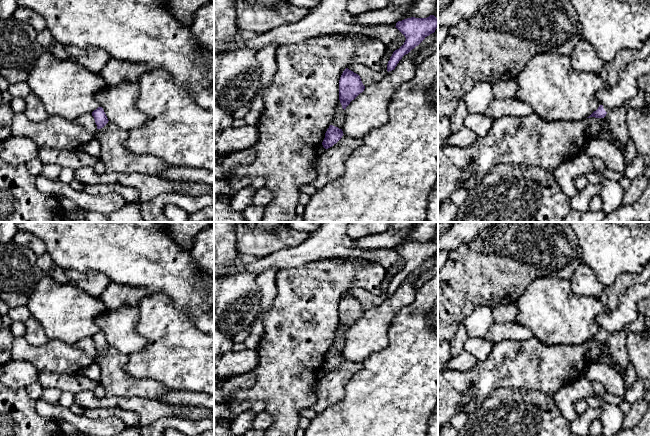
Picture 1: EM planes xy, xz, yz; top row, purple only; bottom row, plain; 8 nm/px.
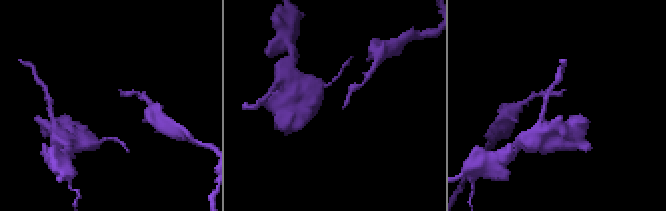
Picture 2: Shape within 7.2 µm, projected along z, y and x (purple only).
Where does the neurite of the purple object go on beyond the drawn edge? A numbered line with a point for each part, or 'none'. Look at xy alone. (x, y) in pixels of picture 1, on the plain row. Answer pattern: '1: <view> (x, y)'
none

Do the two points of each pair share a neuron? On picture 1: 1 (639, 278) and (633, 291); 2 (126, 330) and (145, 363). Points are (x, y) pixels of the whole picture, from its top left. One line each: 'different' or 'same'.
1: different
2: different

